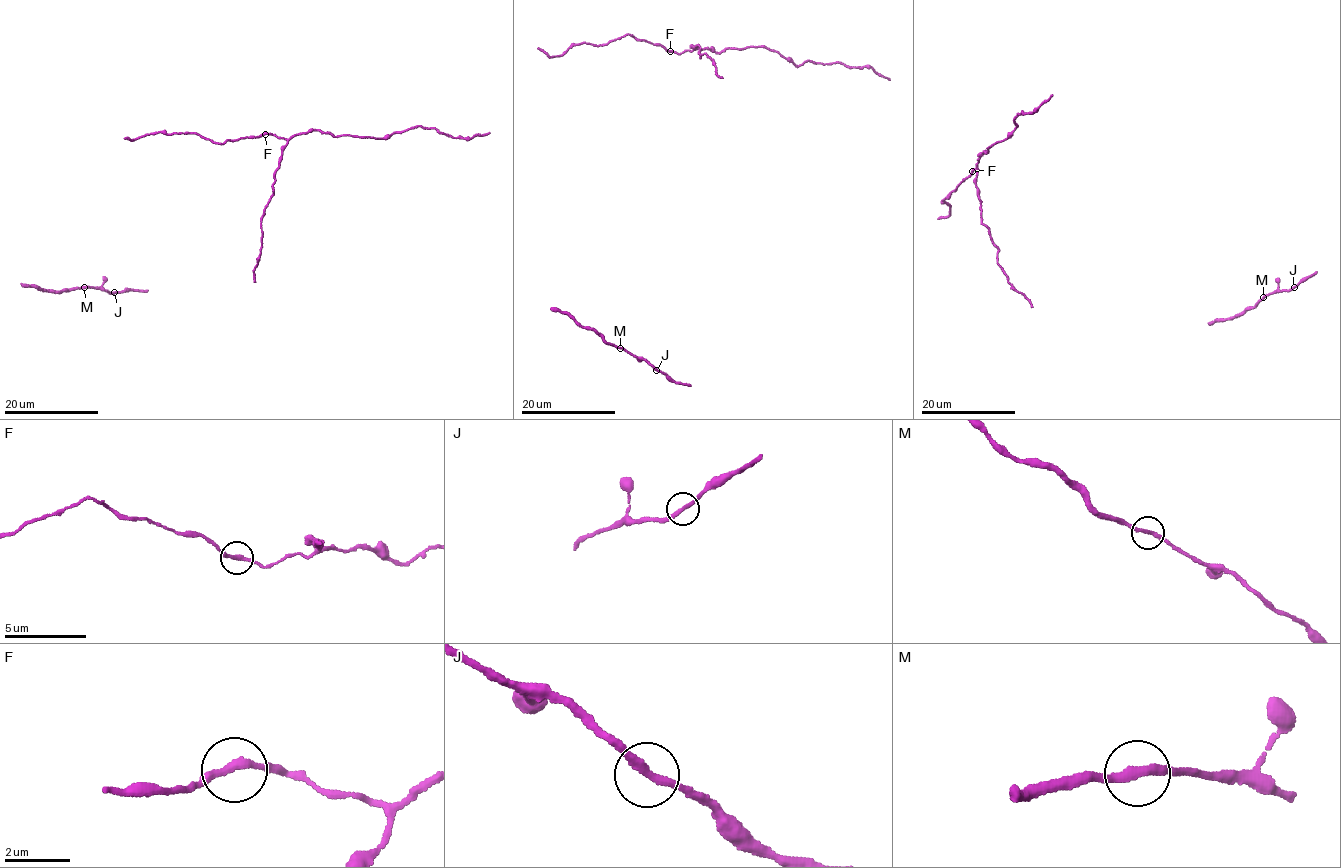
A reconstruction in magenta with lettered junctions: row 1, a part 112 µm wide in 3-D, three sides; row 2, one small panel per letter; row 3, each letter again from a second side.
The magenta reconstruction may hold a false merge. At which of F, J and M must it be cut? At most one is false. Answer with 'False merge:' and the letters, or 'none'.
False merge: none

